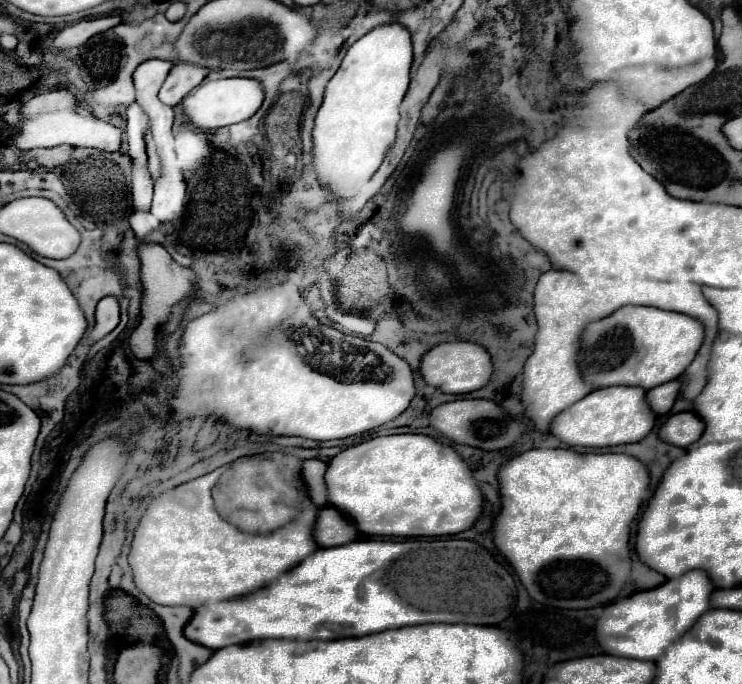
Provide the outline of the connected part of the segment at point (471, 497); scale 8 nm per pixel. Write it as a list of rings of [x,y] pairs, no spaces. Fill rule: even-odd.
[[[390,435],[390,437],[374,437],[370,441],[352,445],[344,451],[340,451],[336,457],[330,459],[328,463],[328,471],[324,473],[326,477],[326,487],[328,487],[328,501],[334,505],[334,509],[338,509],[340,513],[344,513],[344,517],[364,535],[384,535],[384,537],[442,537],[442,535],[456,535],[460,531],[466,531],[468,527],[474,525],[474,521],[480,517],[482,513],[482,493],[480,493],[480,485],[474,481],[472,471],[468,469],[468,465],[460,459],[460,455],[448,447],[442,445],[438,441],[434,441],[428,435]]]

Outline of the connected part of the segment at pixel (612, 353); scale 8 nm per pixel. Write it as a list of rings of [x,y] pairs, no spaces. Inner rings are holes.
[[[626,305],[612,315],[598,319],[580,335],[578,367],[582,377],[594,389],[628,385],[652,389],[674,381],[682,375],[702,345],[702,323],[694,323],[688,315],[662,311],[656,307]]]

